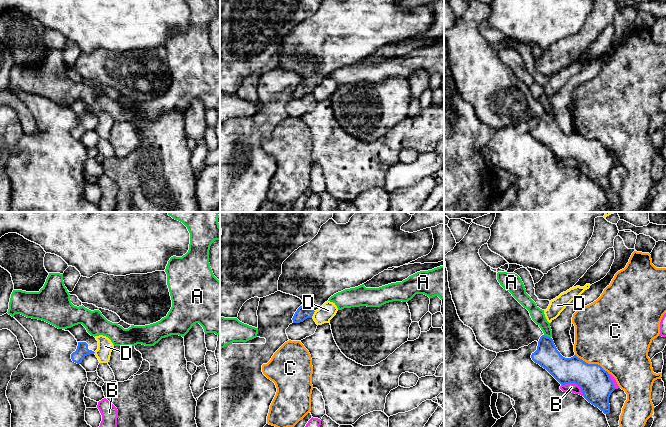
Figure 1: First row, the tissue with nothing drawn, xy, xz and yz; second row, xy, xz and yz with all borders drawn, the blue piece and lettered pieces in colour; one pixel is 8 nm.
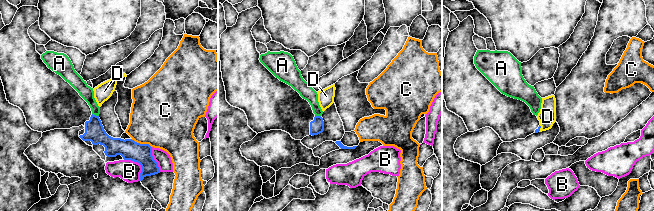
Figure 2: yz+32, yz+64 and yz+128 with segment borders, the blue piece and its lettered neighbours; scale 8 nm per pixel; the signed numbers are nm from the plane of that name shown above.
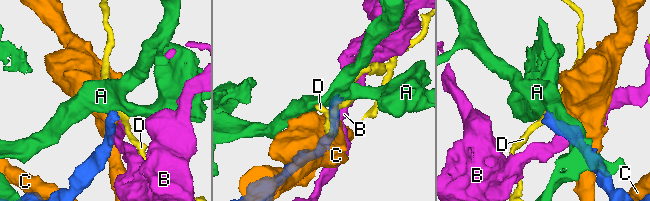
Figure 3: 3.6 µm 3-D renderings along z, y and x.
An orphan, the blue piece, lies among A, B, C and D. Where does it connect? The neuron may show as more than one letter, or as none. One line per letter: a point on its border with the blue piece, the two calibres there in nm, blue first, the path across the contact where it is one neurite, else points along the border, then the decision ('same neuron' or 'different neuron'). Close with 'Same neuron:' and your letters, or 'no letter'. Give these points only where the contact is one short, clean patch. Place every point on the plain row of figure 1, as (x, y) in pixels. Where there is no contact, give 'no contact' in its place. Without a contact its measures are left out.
A: meets blue in yz at (546, 112); 190 nm thick on the blue side, 110 nm on the other; border along yz (544, 110), (550, 114); different neuron
B: meets blue in yz at (575, 159); 260 nm thick on the blue side, 80 nm on the other; border along yz (561, 159), (575, 159), (584, 172); different neuron
C: meets blue in yz at (592, 140); 260 nm thick on the blue side, 460 nm on the other; different neuron
D: meets blue in xz at (313, 89); 110 nm thick on the blue side, 140 nm on the other; border along xz (315, 87), (311, 93); different neuron
Same neuron: no letter

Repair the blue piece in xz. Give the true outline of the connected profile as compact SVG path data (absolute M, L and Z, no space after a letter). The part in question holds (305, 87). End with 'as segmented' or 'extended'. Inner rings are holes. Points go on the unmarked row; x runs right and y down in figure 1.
M323 0L318 10L308 19L295 26L282 40L282 50L278 56L278 67L290 70L300 74L303 80L297 85L292 96L293 99L303 98L307 94L312 94L314 88L318 86L325 78L329 76L334 70L341 68L345 65L358 63L367 57L371 56L374 52L392 43L400 43L417 36L423 32L428 31L434 21L433 10L431 4L426 4L417 8L409 9L401 5L403 0Z | extended

